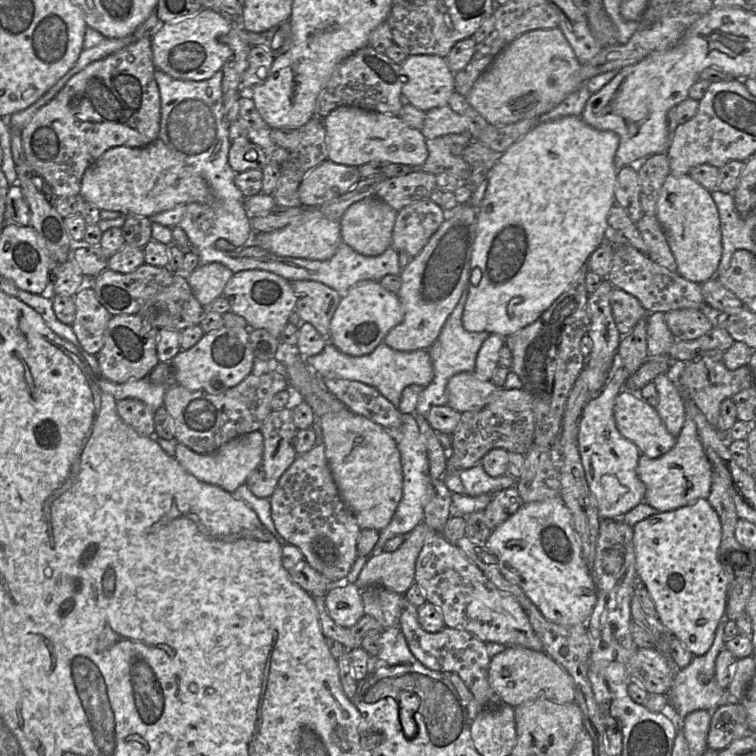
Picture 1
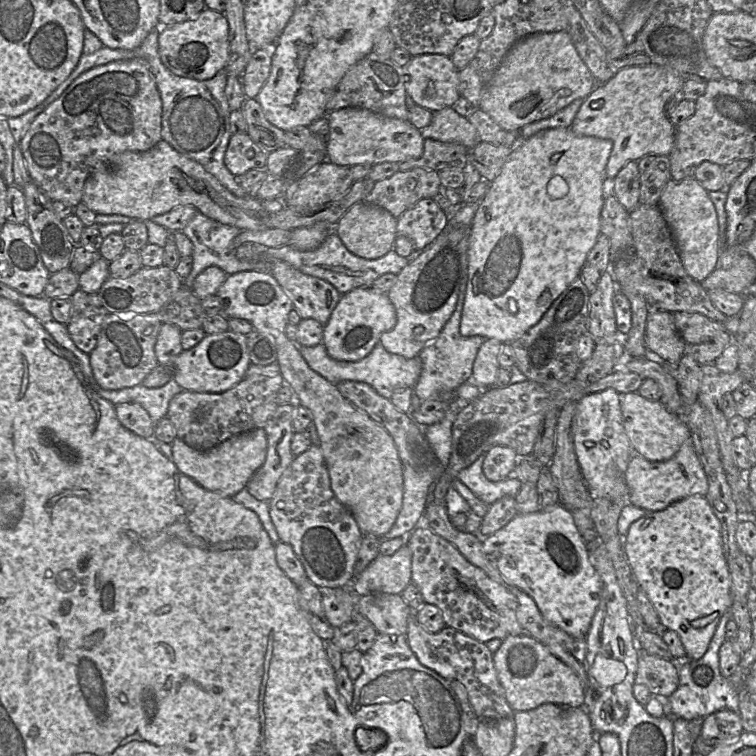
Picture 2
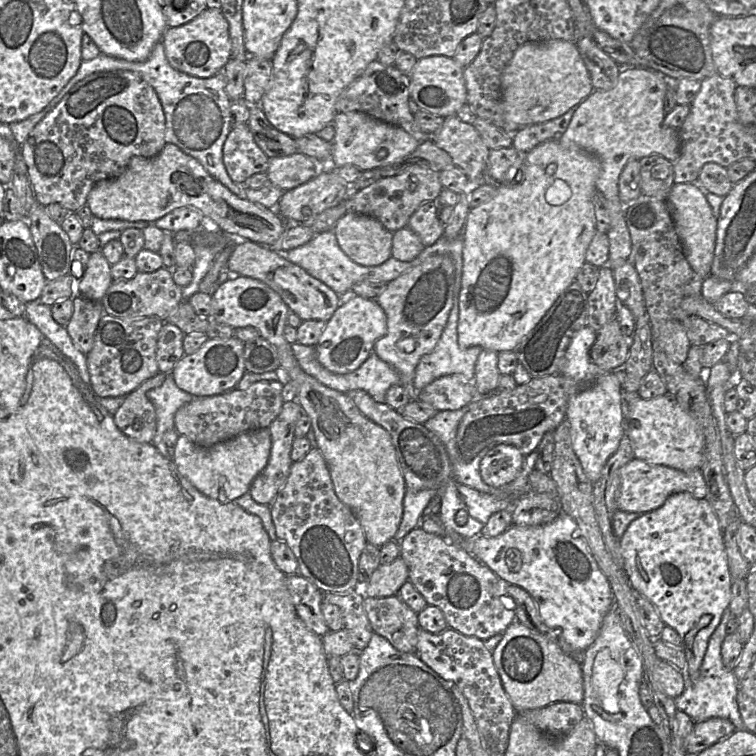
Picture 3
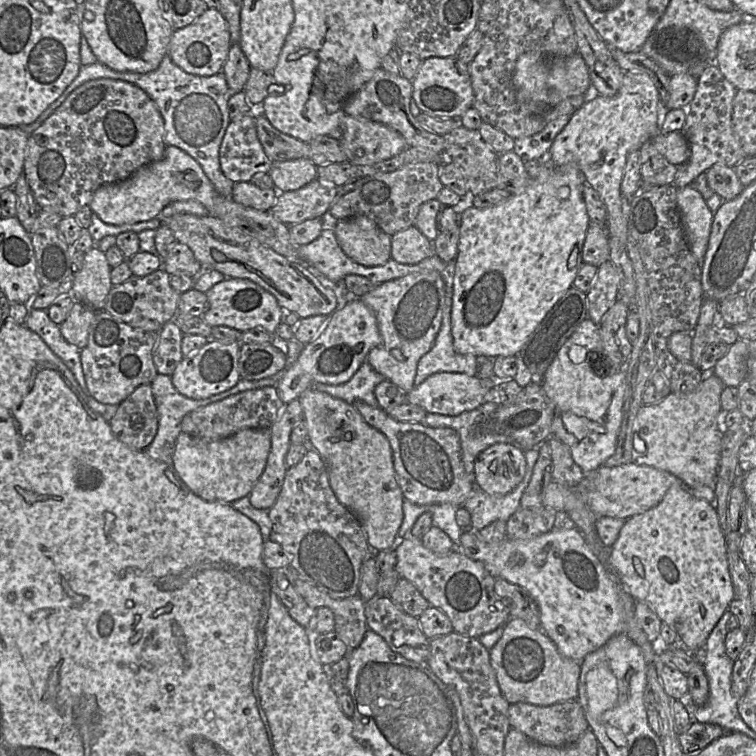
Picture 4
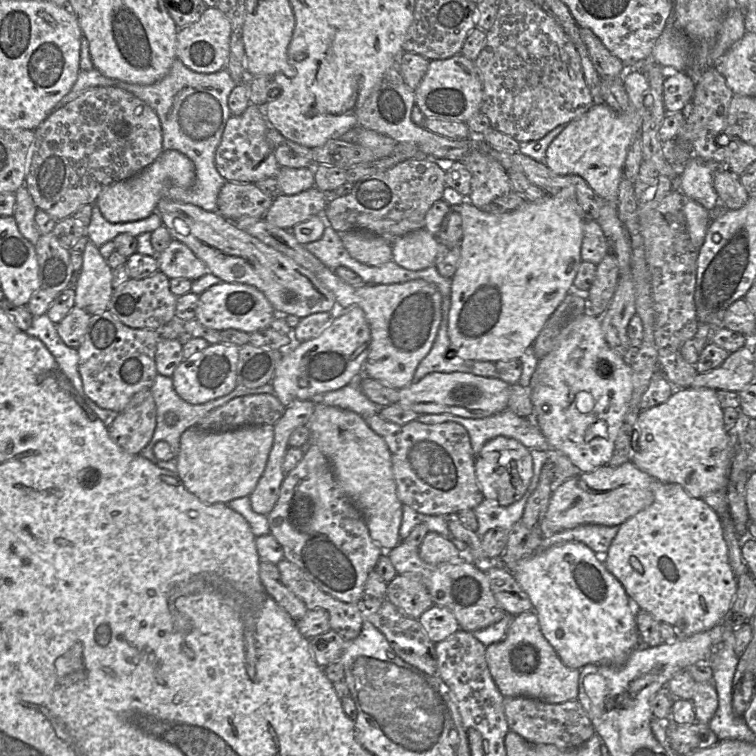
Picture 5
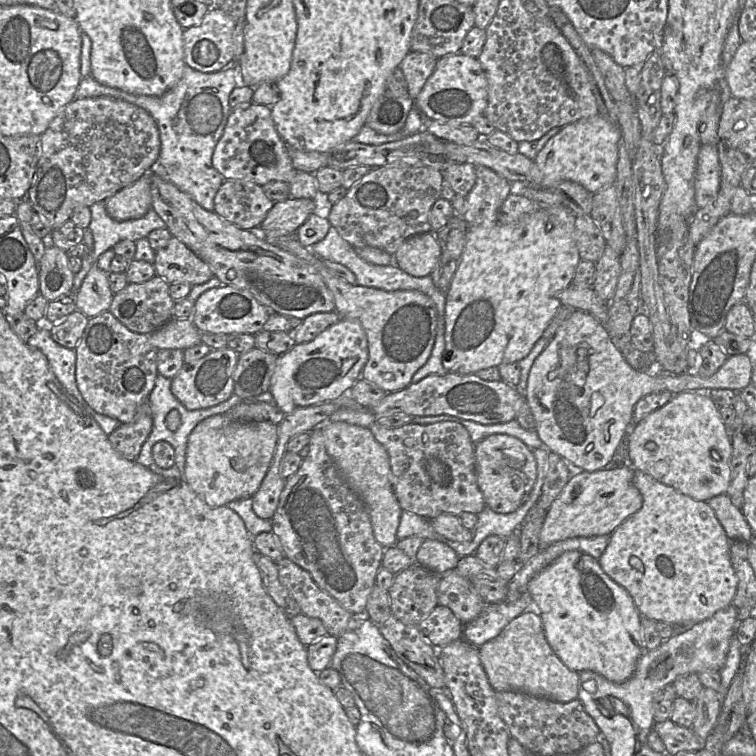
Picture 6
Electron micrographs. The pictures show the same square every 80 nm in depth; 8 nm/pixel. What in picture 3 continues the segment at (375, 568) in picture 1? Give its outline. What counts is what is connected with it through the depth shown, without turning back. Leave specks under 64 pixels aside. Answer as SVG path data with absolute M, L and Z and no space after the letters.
M398 556L390 564L380 564L369 581L358 583L354 590L364 598L395 596L408 579L408 567L404 560Z

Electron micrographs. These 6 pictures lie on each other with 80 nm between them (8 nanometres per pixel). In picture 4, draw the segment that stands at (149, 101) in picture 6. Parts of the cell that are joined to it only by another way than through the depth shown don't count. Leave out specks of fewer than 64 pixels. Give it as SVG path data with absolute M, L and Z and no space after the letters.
M169 55L164 56L156 70L144 74L115 71L96 61L91 65L81 66L72 83L33 123L9 128L21 128L30 135L66 100L73 90L87 81L100 78L122 80L141 88L153 100L163 117L166 146L176 146L195 159L215 190L225 198L231 198L234 182L223 174L219 162L220 146L230 123L228 100L232 95L222 71L213 76L193 75L178 67Z

